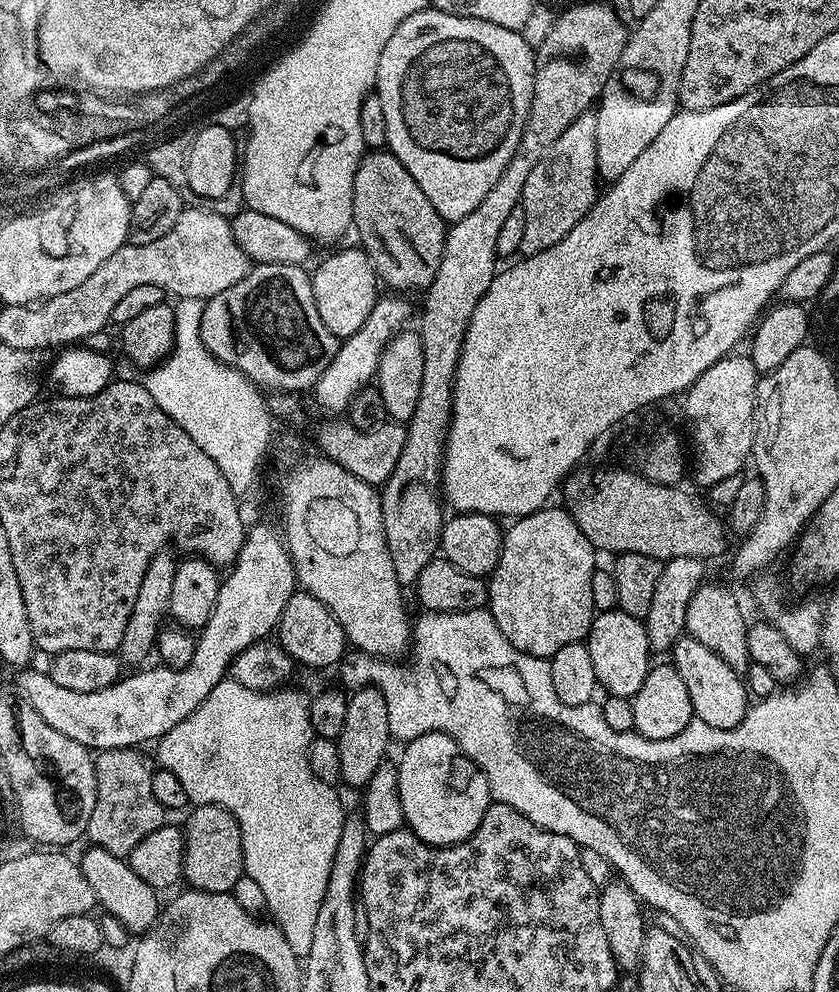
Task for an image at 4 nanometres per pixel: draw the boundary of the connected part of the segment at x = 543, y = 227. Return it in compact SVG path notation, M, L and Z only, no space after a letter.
M589 110L574 118L574 122L570 122L570 126L562 130L558 142L554 142L554 146L546 150L546 158L542 158L542 162L538 162L538 166L534 166L534 171L526 178L526 186L522 189L520 199L520 209L524 211L526 226L522 229L522 246L519 255L526 257L542 254L542 250L550 250L554 242L562 242L562 238L566 238L566 234L570 234L570 230L574 230L574 226L578 226L578 222L582 222L584 215L596 205L598 195L596 184L598 185L596 114L595 111Z

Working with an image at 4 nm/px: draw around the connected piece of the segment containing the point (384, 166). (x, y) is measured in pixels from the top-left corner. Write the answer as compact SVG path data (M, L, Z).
M368 150L360 159L352 191L352 228L360 235L359 247L370 258L377 281L381 285L389 284L393 293L420 294L434 282L434 274L438 274L438 266L442 262L446 222L438 214L438 210L434 210L430 198L422 194L422 186L418 186L418 182L410 178L410 170L406 170L406 166L402 166L402 162L398 162L392 152Z

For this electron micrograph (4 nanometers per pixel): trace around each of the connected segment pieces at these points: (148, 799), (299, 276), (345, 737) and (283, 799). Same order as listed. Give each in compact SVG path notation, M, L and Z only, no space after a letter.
M106 748L95 753L96 801L86 833L89 845L126 858L146 834L154 834L160 828L156 824L159 802L150 790L154 764L144 752L147 751L140 748Z
M257 264L242 282L210 297L202 310L206 350L272 394L300 394L303 388L311 389L338 347L338 337L326 330L318 306L314 306L312 278L304 271L298 264Z
M357 688L348 696L346 706L346 726L335 741L338 746L338 758L342 761L341 781L356 790L363 790L374 778L374 770L385 763L384 751L390 745L390 722L386 718L386 698L379 688Z
M225 678L222 682L218 682L218 686L214 686L214 690L210 690L210 694L202 702L202 706L198 706L198 710L194 710L194 714L190 714L190 718L178 722L178 726L174 726L174 730L161 736L155 745L155 748L157 747L155 759L158 761L159 767L174 773L179 782L182 782L182 789L186 790L189 801L193 805L217 804L230 810L230 814L234 814L234 818L242 830L244 875L254 878L254 882L258 882L258 886L266 894L267 911L272 912L271 919L280 925L282 934L286 934L286 942L290 942L290 950L294 950L294 954L301 958L306 958L310 954L310 942L314 942L314 925L318 919L318 906L322 906L322 898L326 894L326 882L330 878L334 850L338 850L338 837L342 834L342 826L346 819L346 811L344 812L343 806L340 805L337 789L331 784L322 782L322 778L314 778L314 770L310 770L308 741L307 735L300 736L298 725L288 724L288 696L284 690L250 690L250 686L242 686L242 682Z

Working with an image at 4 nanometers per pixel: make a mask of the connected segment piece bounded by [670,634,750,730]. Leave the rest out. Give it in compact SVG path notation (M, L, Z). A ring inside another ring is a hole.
M692 636L680 637L670 649L670 663L678 670L686 691L690 694L690 706L695 719L706 722L706 726L714 726L718 730L730 730L746 718L750 707L750 697L741 673L730 670L714 650L702 646Z

